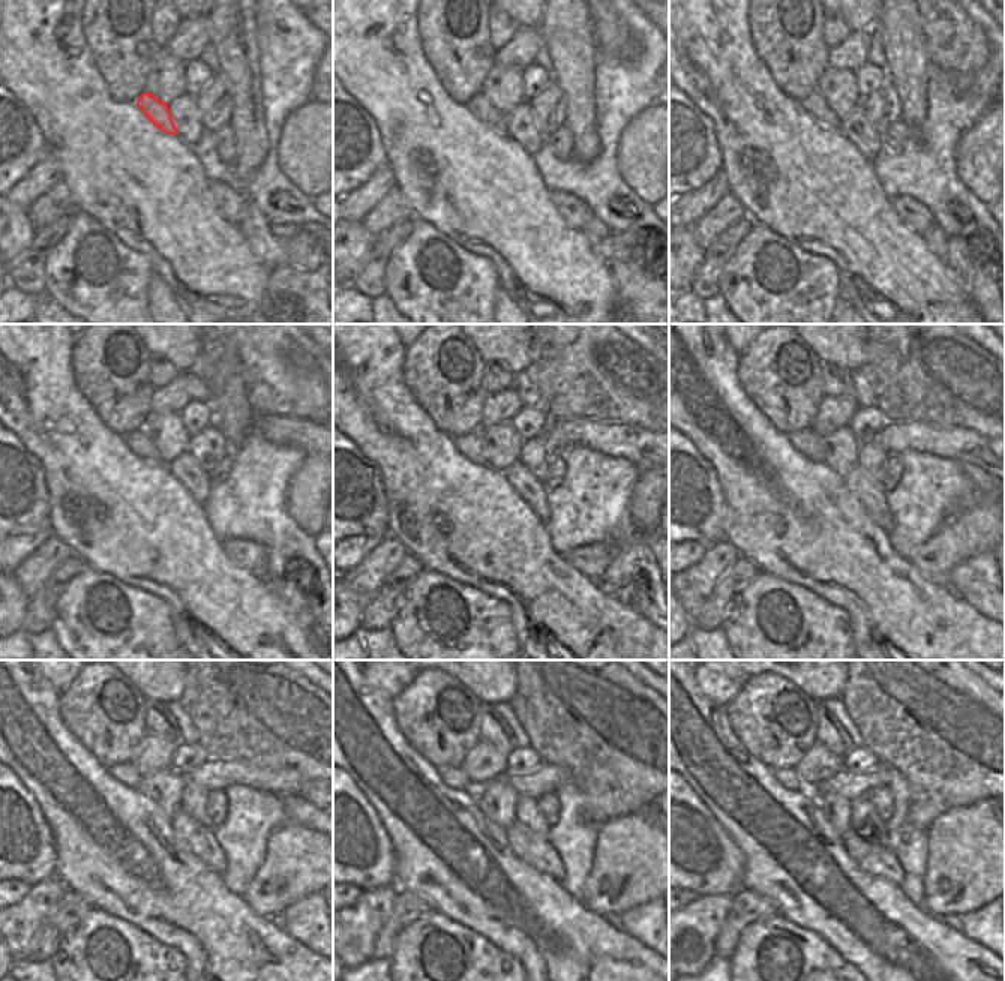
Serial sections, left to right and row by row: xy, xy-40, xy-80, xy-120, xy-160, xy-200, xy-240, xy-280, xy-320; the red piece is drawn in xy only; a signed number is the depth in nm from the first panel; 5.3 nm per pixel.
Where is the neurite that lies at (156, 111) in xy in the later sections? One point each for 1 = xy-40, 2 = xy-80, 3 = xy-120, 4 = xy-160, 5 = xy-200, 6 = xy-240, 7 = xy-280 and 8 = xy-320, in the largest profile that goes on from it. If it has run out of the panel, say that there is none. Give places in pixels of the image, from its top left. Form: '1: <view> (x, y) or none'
1: xy-40 (479, 105)
2: xy-80 (815, 105)
3: xy-120 (138, 441)
4: xy-160 (471, 446)
5: xy-200 (807, 443)
6: xy-240 (126, 774)
7: xy-280 (453, 777)
8: xy-320 (786, 777)

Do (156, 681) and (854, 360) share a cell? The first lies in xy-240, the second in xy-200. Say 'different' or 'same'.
same

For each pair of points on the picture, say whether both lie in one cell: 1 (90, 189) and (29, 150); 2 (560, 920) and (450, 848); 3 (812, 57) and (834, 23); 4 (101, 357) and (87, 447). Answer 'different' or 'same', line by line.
1: different
2: same
3: different
4: different

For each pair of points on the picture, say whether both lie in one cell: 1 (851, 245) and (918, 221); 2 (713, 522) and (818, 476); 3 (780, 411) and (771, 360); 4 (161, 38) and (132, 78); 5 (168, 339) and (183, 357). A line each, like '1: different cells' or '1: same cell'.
1: different cells
2: different cells
3: same cell
4: different cells
5: same cell

